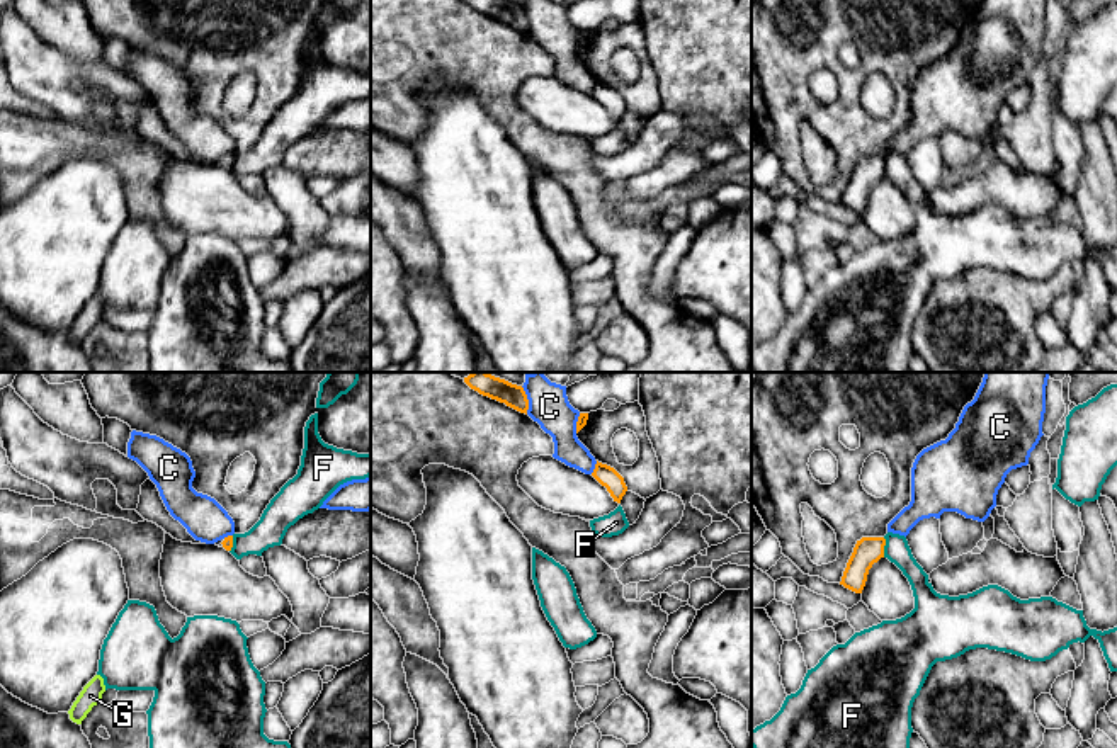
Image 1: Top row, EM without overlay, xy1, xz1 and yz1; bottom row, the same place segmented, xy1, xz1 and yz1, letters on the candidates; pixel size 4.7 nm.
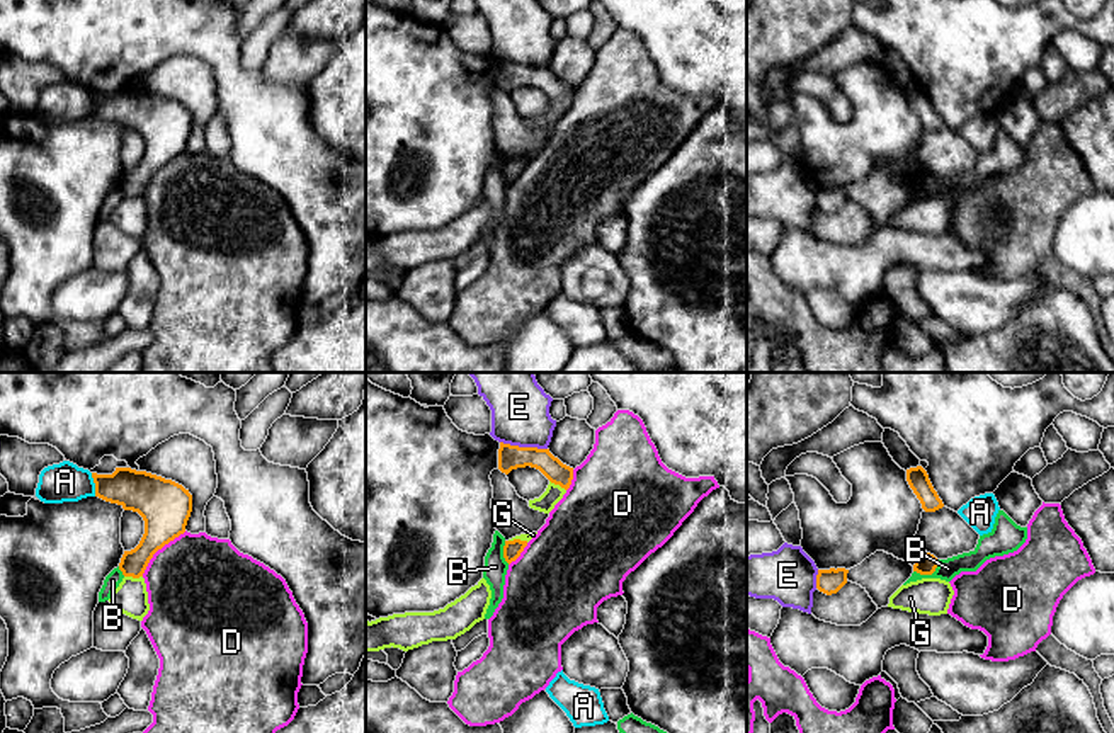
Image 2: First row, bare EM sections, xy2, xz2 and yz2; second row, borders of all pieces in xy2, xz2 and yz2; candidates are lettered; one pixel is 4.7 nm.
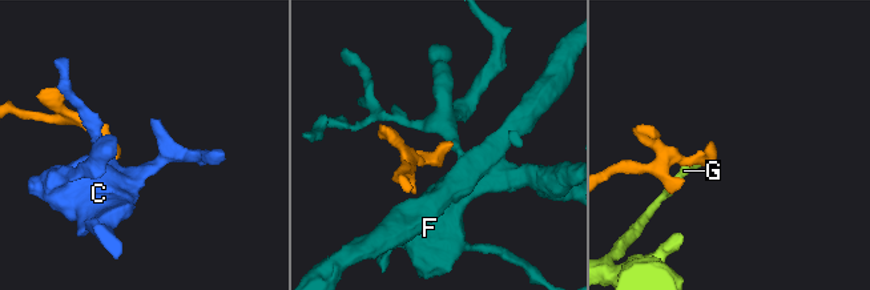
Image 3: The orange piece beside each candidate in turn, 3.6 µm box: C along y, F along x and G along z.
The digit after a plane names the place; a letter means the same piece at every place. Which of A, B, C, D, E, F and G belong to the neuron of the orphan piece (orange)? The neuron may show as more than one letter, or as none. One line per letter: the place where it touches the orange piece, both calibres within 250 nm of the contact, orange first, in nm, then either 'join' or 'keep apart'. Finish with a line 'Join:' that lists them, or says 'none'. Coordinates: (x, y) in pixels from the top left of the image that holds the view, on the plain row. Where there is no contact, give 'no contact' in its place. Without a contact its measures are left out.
A: meets orange in xy2 at (96, 104); 200 nm thick on the orange side, 190 nm on the other; keep apart
B: meets orange in yz2 at (929, 193); 100 nm thick on the orange side, 100 nm on the other; keep apart
C: meets orange in xz1 at (527, 19); 110 nm thick on the orange side, 190 nm on the other; keep apart
D: meets orange in xy2 at (159, 167); 240 nm thick on the orange side, 480 nm on the other; keep apart
E: meets orange in xz2 at (524, 67); 110 nm thick on the orange side, 280 nm on the other; keep apart
F: meets orange in yz1 at (883, 167); 130 nm thick on the orange side, 120 nm on the other; keep apart
G: meets orange in xy2 at (133, 196); 140 nm thick on the orange side, 160 nm on the other; keep apart
Join: none

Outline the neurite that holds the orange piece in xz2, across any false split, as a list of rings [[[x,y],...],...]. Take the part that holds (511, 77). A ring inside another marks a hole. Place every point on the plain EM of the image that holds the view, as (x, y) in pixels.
[[[500,61],[498,88],[502,92],[509,94],[512,88],[526,85],[539,88],[551,102],[565,109],[571,104],[573,87],[563,83],[549,68],[519,66]]]

